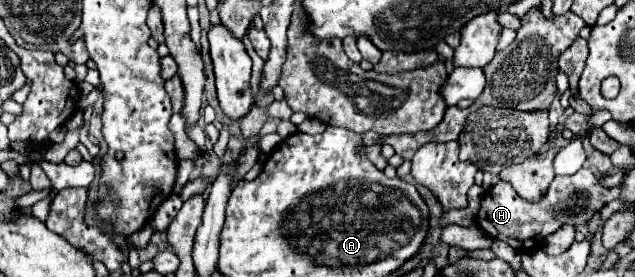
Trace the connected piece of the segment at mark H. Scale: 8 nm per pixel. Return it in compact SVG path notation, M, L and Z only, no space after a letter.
M580 168L572 176L554 176L548 192L538 202L522 200L508 182L500 180L482 198L480 212L478 212L478 226L488 236L500 238L520 252L534 250L540 248L544 238L556 232L560 226L584 224L594 212L598 212L604 204L608 204L616 196L618 196L616 188L602 188L600 180L588 168Z

